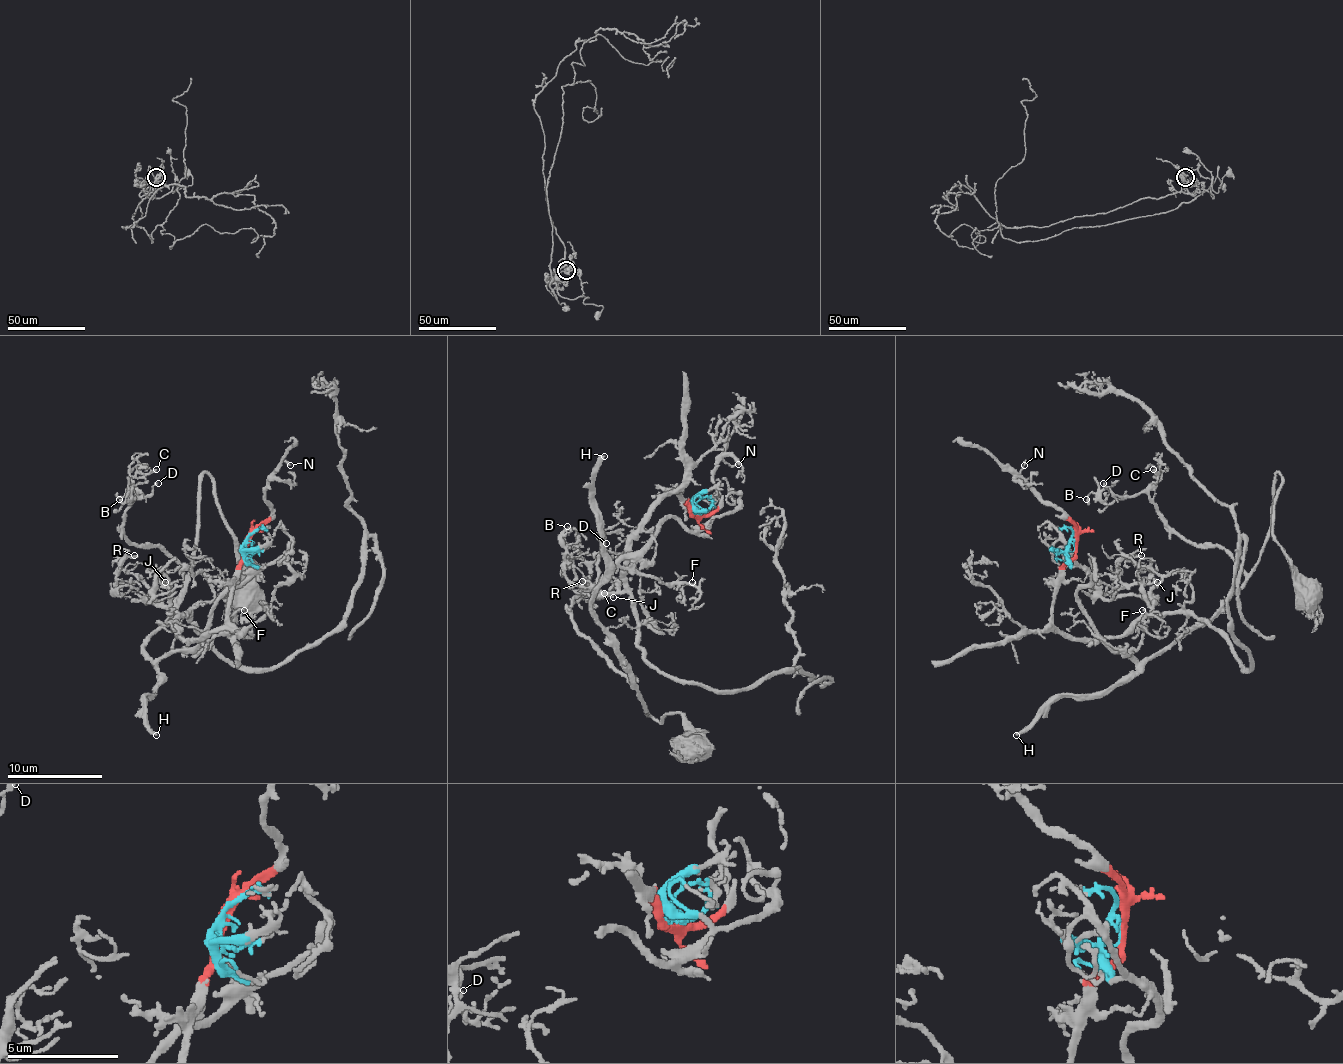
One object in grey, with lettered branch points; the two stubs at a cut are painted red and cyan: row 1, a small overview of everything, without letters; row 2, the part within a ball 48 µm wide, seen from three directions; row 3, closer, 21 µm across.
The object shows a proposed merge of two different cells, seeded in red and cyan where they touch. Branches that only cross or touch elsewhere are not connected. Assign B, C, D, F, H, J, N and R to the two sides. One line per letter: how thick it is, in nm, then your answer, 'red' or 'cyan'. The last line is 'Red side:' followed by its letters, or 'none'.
B: 200 nm thick; cyan
C: 150 nm thick; cyan
D: 120 nm thick; cyan
F: 130 nm thick; cyan
H: 280 nm thick; cyan
J: 190 nm thick; red
N: 160 nm thick; red
R: 100 nm thick; red
Red side: J, N, R

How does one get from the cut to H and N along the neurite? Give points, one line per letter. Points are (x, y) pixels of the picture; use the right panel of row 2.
H: (1074, 542), (1069, 558), (1090, 578), (1076, 597), (1095, 635), (1136, 671), (1098, 692), (1055, 697), (1016, 735)
N: (1076, 542), (1076, 527), (1050, 506), (1024, 477), (1019, 470), (1026, 460), (1024, 465)

